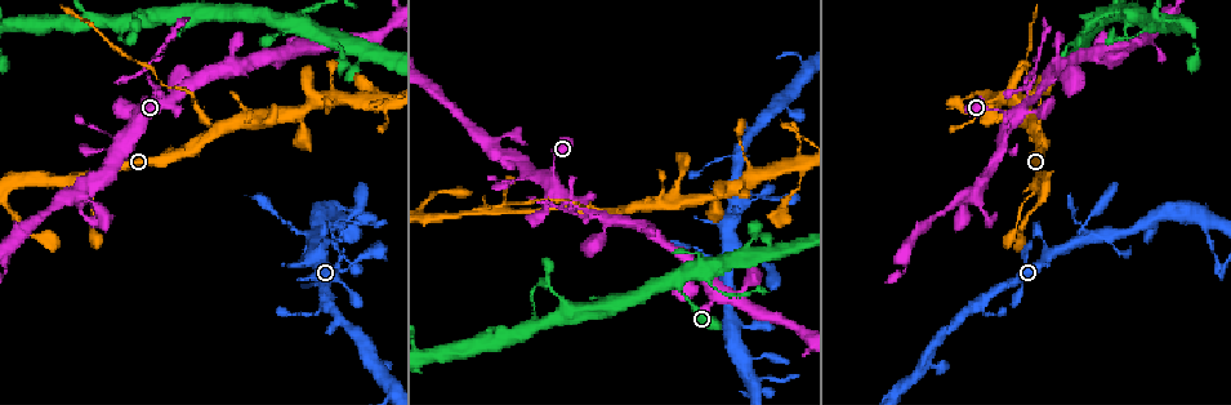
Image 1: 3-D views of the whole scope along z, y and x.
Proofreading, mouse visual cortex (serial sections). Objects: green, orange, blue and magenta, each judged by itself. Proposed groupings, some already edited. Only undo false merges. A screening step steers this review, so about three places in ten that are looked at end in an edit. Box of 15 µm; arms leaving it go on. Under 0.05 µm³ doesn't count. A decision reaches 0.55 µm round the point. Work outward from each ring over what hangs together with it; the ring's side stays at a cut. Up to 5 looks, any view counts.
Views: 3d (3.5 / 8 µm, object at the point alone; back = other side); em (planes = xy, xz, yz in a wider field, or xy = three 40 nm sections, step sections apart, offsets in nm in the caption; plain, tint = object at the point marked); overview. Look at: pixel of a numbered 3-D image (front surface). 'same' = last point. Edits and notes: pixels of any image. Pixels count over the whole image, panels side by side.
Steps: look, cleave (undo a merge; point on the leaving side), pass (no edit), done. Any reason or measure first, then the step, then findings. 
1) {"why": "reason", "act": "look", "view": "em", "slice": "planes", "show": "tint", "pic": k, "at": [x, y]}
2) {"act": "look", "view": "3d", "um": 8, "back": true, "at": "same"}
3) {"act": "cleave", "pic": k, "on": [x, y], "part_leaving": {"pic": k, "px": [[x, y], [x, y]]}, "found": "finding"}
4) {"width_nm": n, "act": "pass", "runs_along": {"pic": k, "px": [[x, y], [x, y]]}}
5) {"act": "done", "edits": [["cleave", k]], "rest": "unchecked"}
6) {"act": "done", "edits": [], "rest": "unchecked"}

{"why": "three arms meet", "act": "look", "view": "em", "slice": "xy", "step": 2, "show": "tint", "pic": 1, "at": [1033, 133]}

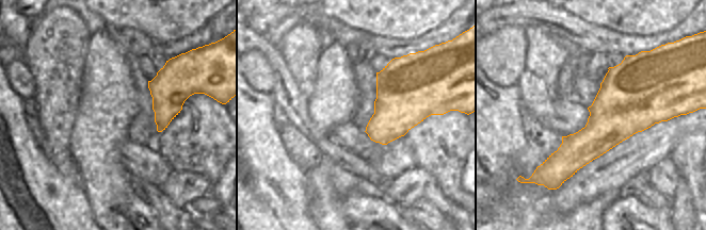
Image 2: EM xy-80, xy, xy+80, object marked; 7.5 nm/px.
{"act": "look", "view": "3d", "um": 3.5, "back": true, "at": "same"}

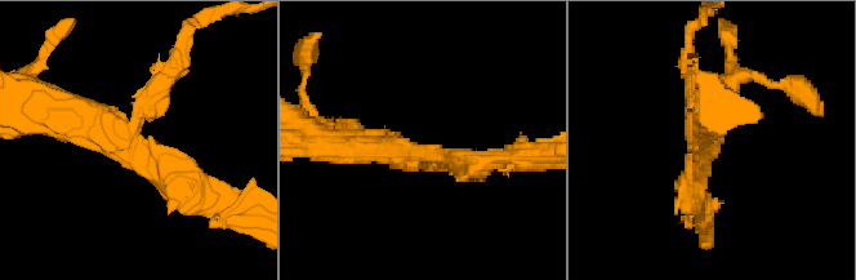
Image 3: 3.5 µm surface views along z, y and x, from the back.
{"act": "cleave", "pic": 3, "on": [157, 83], "found": "a second cell is stuck on"}

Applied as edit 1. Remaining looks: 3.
{"why": "see it whole again", "act": "look", "view": "overview"}

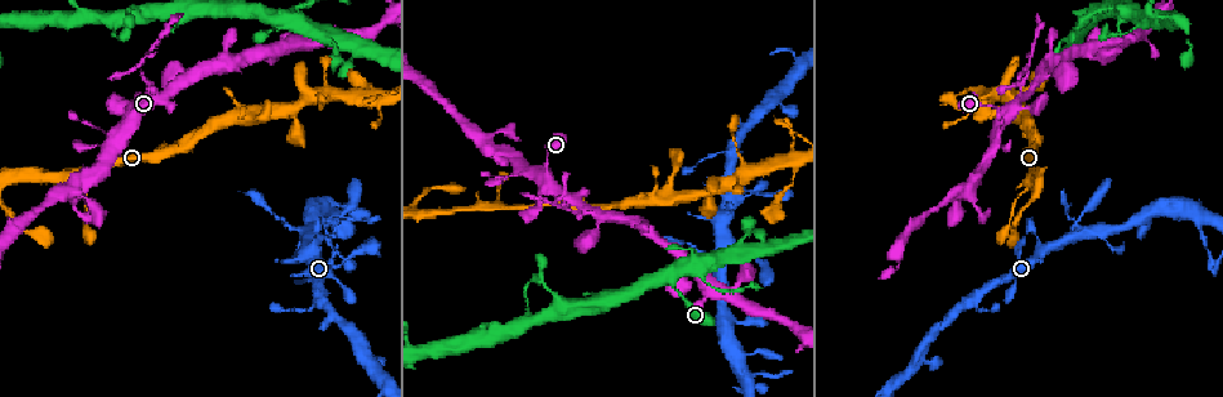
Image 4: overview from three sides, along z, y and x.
{"why": "abrupt turn", "act": "look", "view": "3d", "um": 3.5, "pic": 4, "at": [1084, 230]}

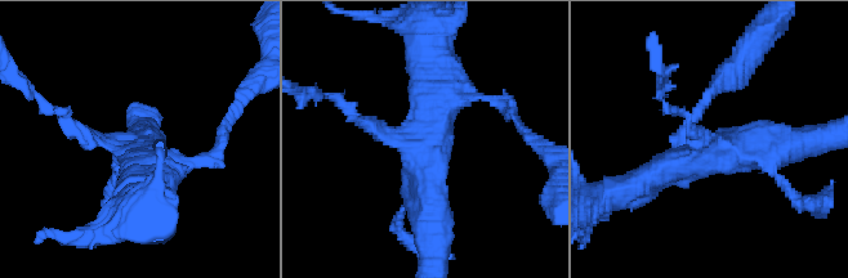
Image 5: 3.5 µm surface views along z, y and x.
{"arms": 3, "arm_widths_nm": [200, 400, 450], "why": "now the EM", "act": "look", "view": "em", "slice": "xy", "step": 5, "show": "tint", "pic": 5, "at": [137, 151]}

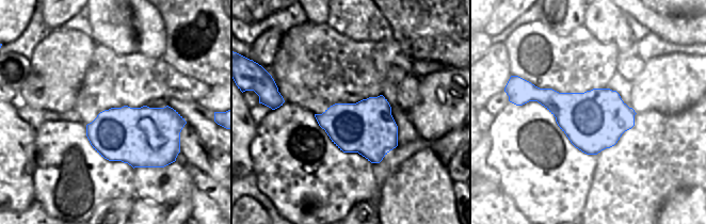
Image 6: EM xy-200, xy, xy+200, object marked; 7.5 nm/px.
{"width_nm": 400, "act": "pass", "runs_along": {"pic": 5, "px": [[641, 184], [723, 149], [799, 146]]}, "found": "all the same cell"}

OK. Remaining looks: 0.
{"act": "done", "edits": [["cleave", 3]], "rest": "unchecked"}

